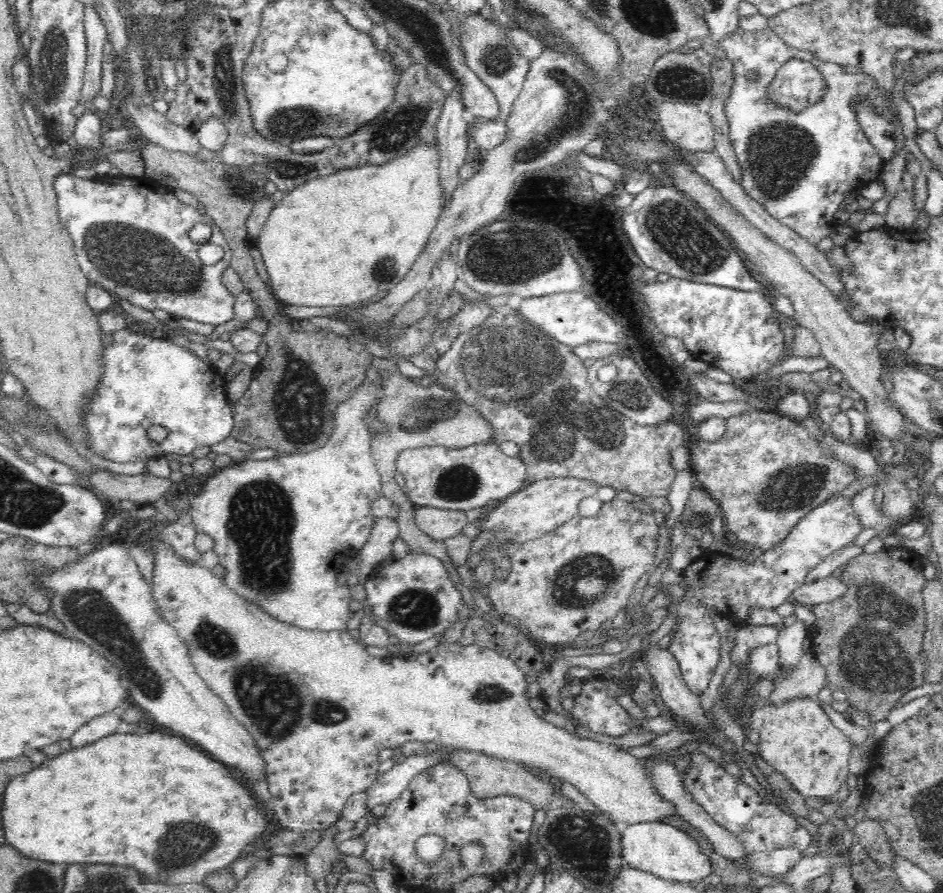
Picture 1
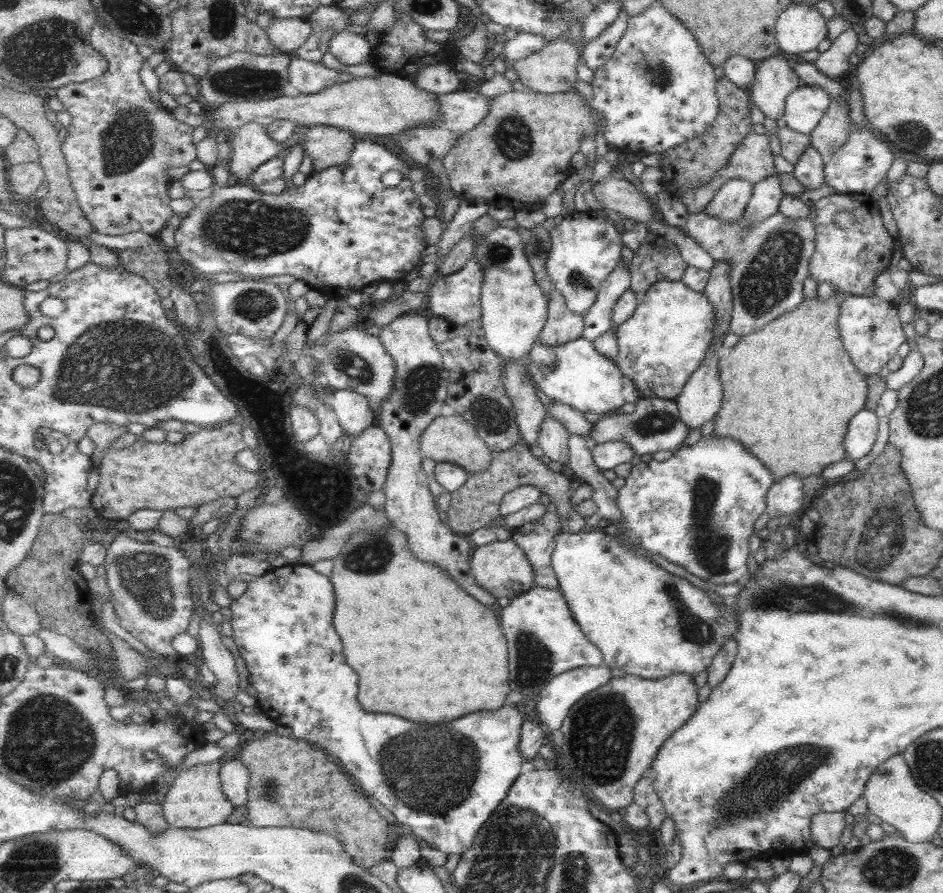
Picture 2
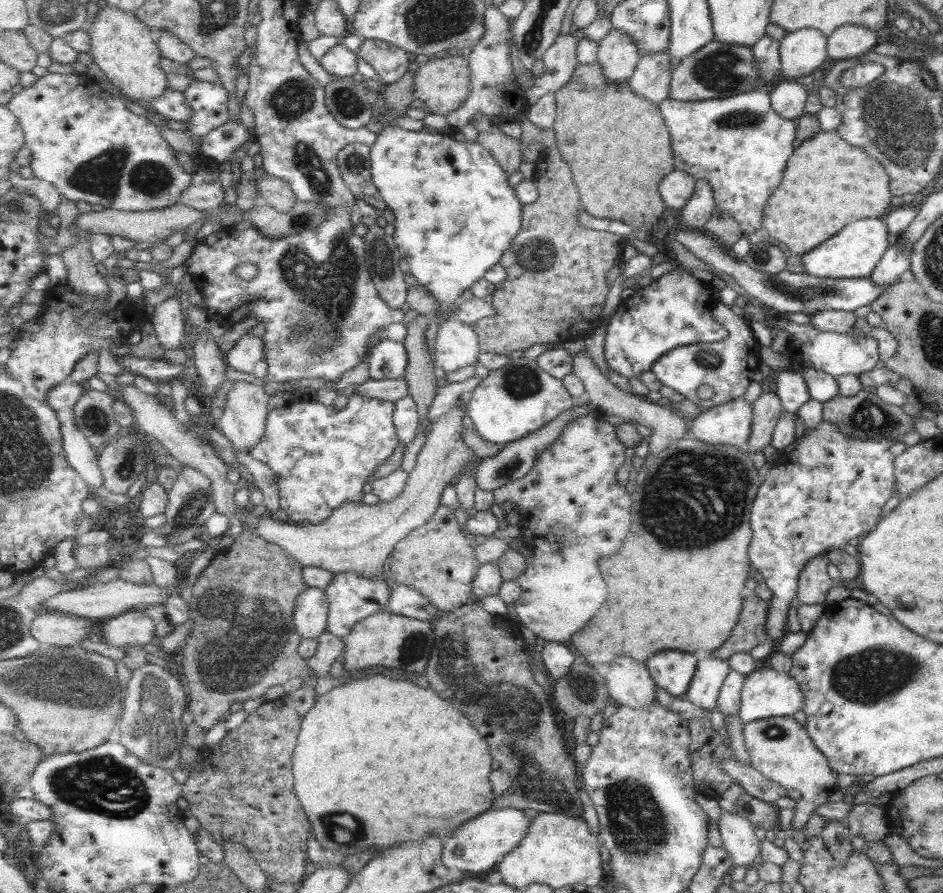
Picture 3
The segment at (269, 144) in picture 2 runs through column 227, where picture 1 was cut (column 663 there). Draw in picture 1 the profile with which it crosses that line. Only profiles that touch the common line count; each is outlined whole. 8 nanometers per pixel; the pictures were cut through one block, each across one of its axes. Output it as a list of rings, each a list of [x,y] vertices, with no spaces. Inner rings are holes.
[[[684,161],[661,163],[662,168],[671,176],[673,186],[686,194],[697,204],[712,223],[726,230],[727,235],[747,256],[747,264],[762,274],[762,278],[781,294],[787,296],[795,309],[794,323],[803,328],[808,328],[815,334],[816,341],[820,344],[822,357],[840,371],[865,402],[866,415],[869,427],[878,431],[880,438],[890,439],[891,442],[904,443],[904,451],[909,453],[913,437],[904,427],[905,417],[900,409],[892,405],[888,393],[881,380],[885,365],[882,352],[878,350],[878,337],[883,326],[878,322],[868,321],[858,323],[846,313],[844,305],[840,304],[838,297],[822,284],[809,270],[804,268],[800,259],[790,250],[769,239],[759,228],[752,226],[742,215],[738,215],[732,204],[729,203],[717,189],[708,185],[708,180],[700,176],[695,169]]]

